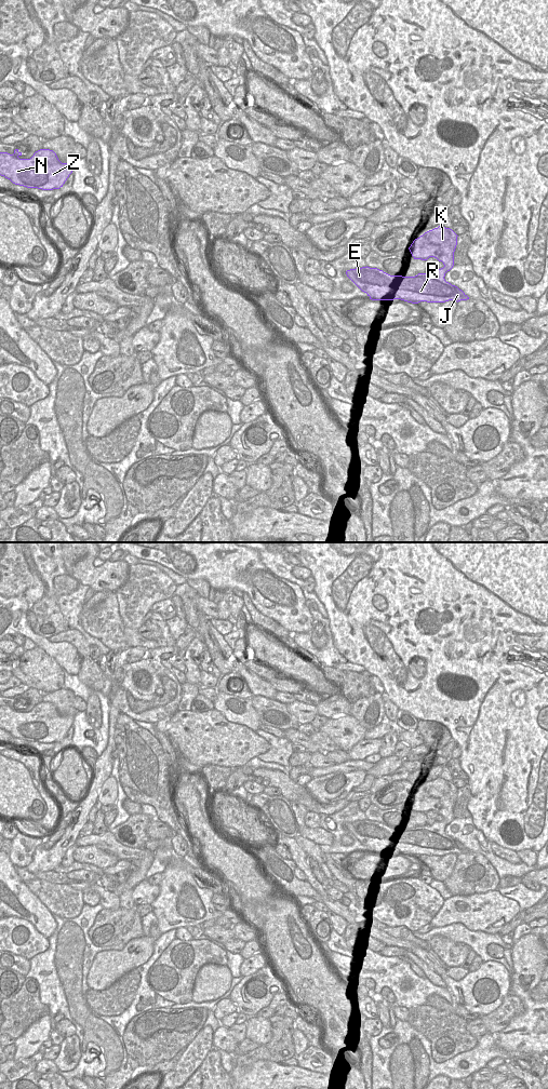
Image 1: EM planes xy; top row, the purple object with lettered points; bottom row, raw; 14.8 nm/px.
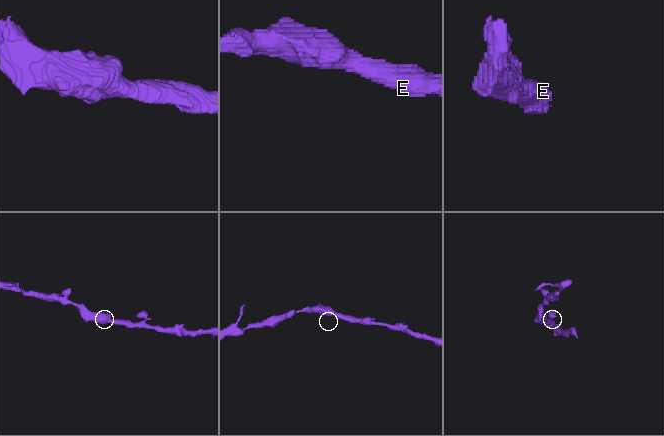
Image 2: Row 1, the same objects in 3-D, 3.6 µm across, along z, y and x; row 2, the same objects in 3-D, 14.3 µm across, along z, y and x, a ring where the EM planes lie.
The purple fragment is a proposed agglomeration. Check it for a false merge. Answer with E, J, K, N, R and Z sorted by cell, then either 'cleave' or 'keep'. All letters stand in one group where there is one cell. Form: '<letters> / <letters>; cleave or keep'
E J K N R Z; keep

